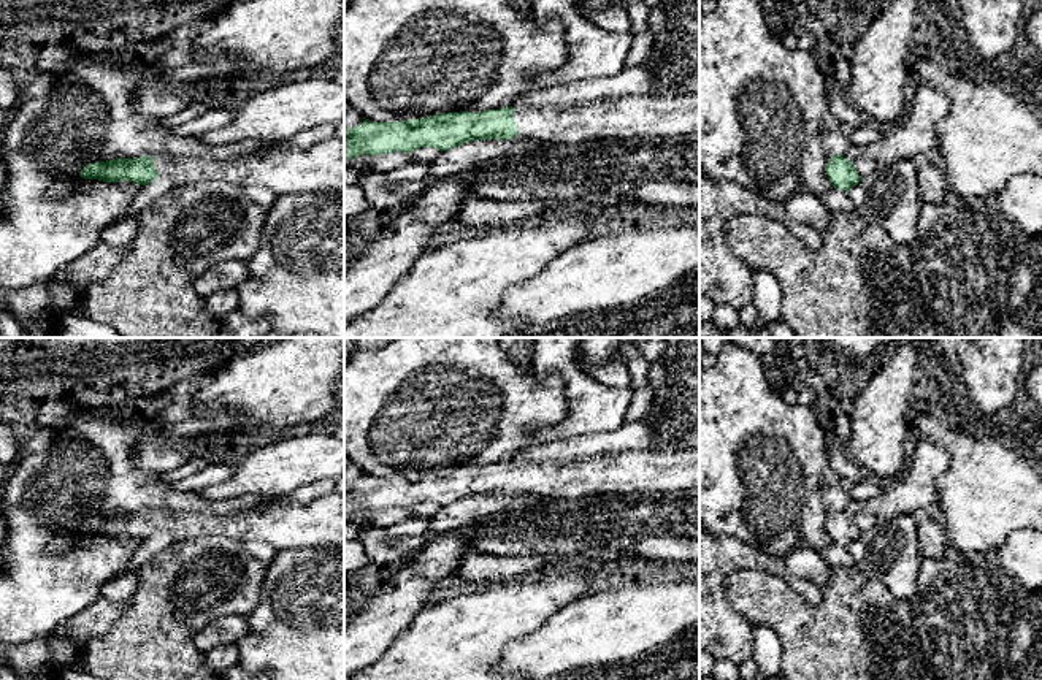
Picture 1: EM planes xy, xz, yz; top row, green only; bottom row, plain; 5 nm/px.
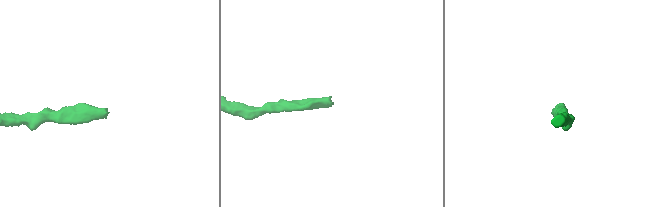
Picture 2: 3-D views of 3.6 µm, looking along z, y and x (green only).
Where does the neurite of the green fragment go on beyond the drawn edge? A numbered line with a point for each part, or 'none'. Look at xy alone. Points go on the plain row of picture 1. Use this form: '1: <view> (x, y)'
1: xy (321, 523)

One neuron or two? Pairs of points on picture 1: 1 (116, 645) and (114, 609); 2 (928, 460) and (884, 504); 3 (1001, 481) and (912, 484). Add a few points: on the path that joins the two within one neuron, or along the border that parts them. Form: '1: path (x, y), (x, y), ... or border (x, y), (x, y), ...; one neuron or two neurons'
1: border (130, 599), (130, 604), (116, 622), (86, 645); two neurons
2: path (920, 473), (896, 496); one neuron
3: path (979, 481), (934, 476); one neuron

